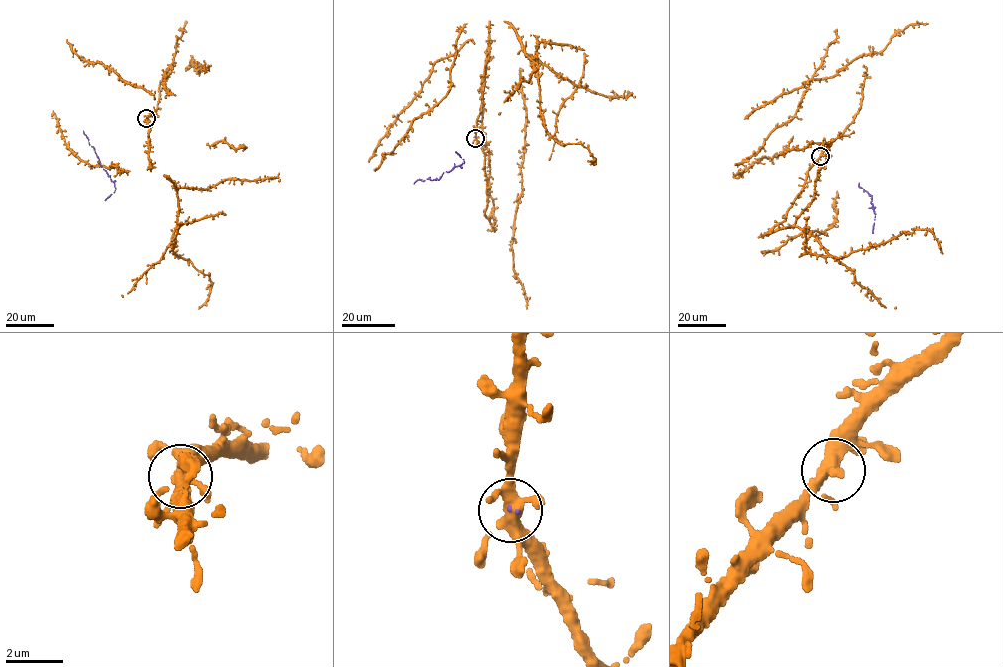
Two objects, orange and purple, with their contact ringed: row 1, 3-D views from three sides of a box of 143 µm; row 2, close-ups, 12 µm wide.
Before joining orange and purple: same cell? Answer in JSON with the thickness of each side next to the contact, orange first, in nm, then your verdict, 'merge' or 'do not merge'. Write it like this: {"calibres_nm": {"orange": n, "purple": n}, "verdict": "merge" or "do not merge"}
{"calibres_nm": {"orange": 360, "purple": 90}, "verdict": "merge"}

